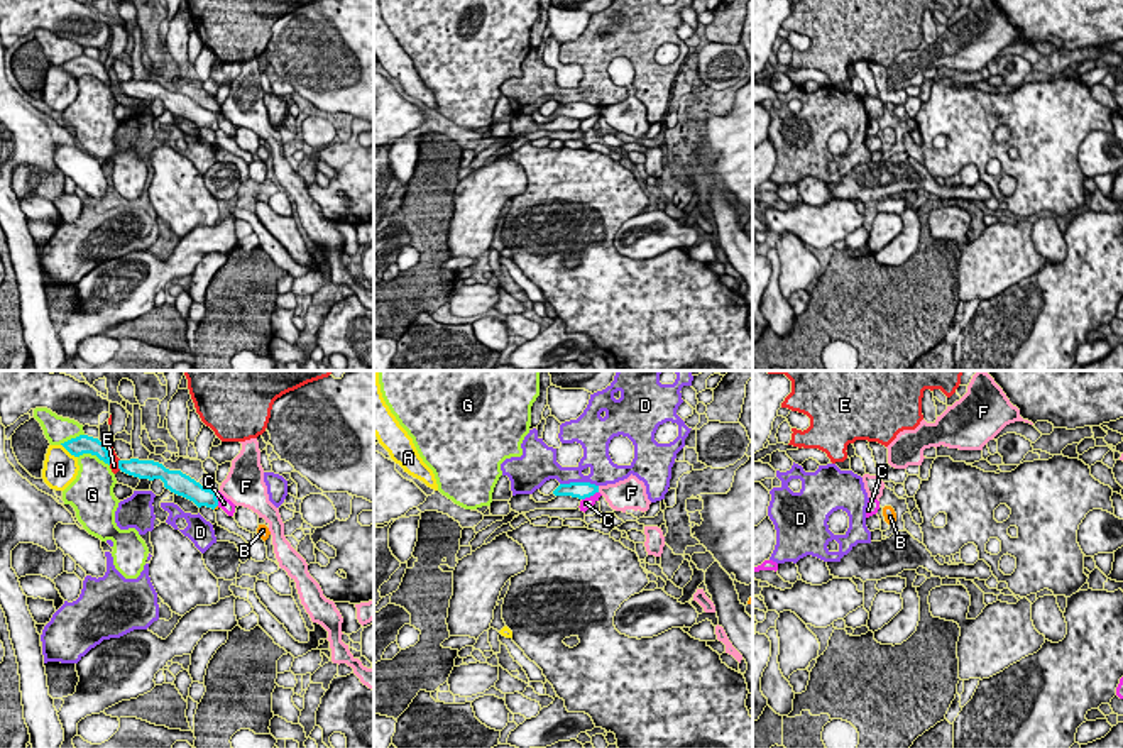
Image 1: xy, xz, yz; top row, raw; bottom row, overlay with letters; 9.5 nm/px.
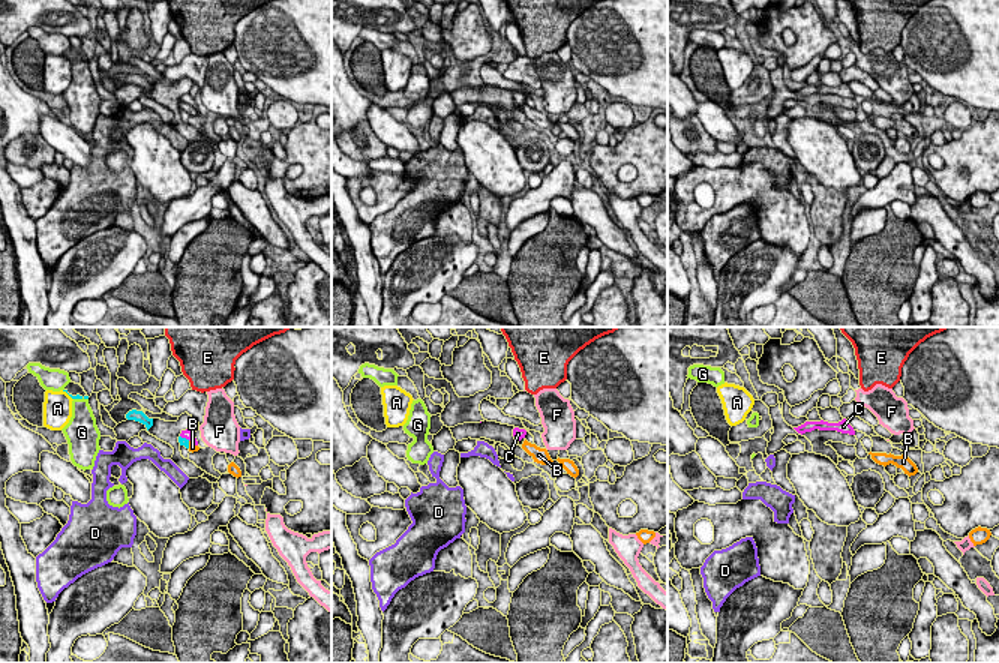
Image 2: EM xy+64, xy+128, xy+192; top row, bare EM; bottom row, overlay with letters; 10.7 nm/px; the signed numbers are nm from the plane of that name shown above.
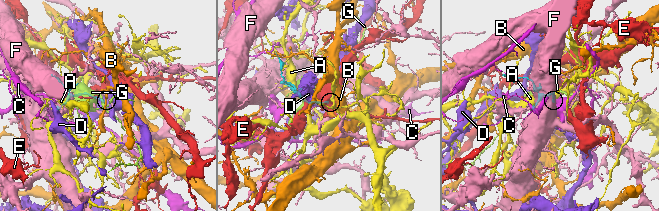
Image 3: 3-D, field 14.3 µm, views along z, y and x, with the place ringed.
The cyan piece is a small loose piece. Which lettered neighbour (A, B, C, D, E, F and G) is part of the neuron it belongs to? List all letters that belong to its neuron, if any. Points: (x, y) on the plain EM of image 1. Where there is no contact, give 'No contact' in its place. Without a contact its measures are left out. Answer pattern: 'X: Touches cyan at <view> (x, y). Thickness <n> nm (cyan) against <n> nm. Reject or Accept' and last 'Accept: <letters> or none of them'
A: Touches cyan at xy (70, 73). Thickness 190 nm (cyan) against 320 nm. Reject
B: Touches cyan at xy (215, 127). Thickness 190 nm (cyan) against 30 nm. Accept
C: Touches cyan at xz (589, 117). Thickness 160 nm (cyan) against 100 nm. Reject
D: Touches cyan at xz (579, 104). Thickness 160 nm (cyan) against 240 nm. Reject
E: Touches cyan at xy (109, 78). Thickness 160 nm (cyan) against 90 nm. Reject
F: Touches cyan at xz (597, 110). Thickness 160 nm (cyan) against 280 nm. Reject
G: Touches cyan at xy (93, 75). Thickness 190 nm (cyan) against 360 nm. Reject
Accept: B

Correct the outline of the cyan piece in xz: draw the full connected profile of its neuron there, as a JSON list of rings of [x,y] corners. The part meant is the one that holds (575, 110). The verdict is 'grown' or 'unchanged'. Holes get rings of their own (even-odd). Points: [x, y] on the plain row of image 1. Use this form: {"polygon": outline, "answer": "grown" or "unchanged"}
{"polygon": [[[570,103],[570,105],[560,105],[553,115],[555,117],[572,117],[578,120],[585,120],[599,113],[599,107],[590,103]]], "answer": "unchanged"}

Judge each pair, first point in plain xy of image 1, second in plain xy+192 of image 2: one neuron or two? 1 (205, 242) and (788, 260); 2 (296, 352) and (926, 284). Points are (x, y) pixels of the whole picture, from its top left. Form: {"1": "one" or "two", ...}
{"1": "one", "2": "two"}

